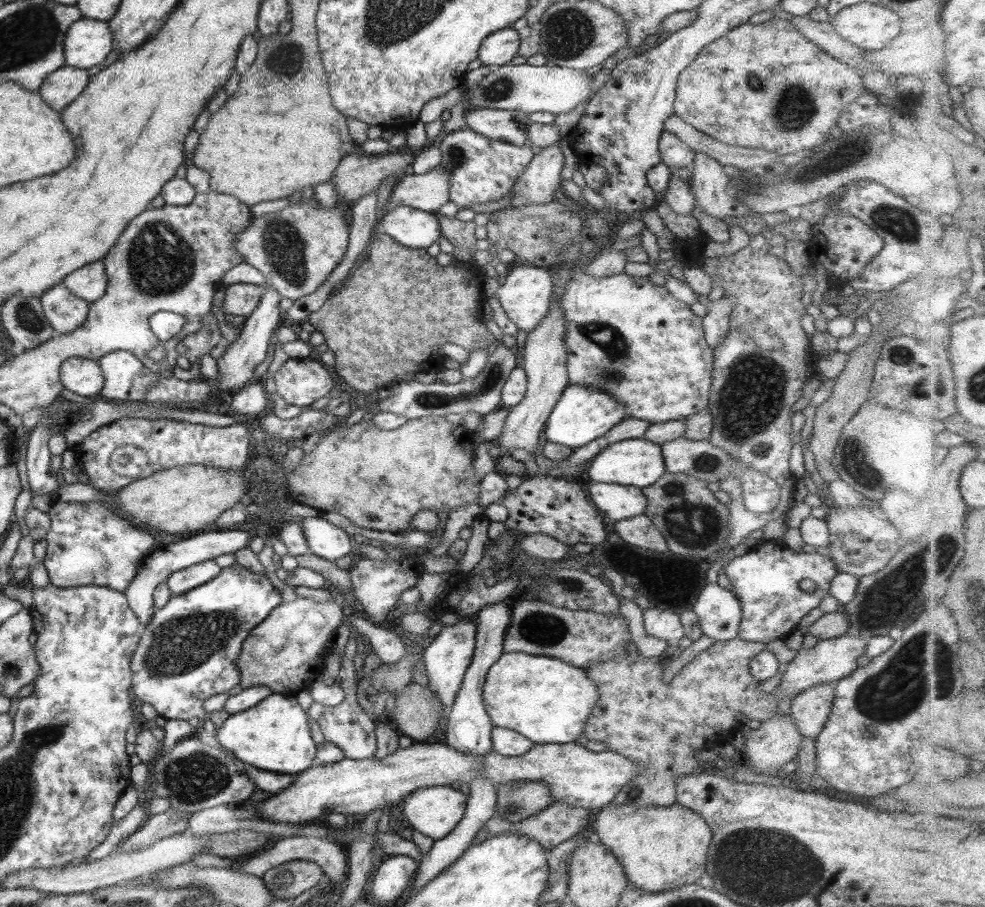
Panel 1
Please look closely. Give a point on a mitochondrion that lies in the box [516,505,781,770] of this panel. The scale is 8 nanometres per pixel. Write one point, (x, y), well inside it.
(569, 584)

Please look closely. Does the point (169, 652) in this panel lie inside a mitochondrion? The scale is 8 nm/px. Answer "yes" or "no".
yes

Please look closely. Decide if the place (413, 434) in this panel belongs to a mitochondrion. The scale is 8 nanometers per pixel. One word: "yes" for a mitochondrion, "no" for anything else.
no

